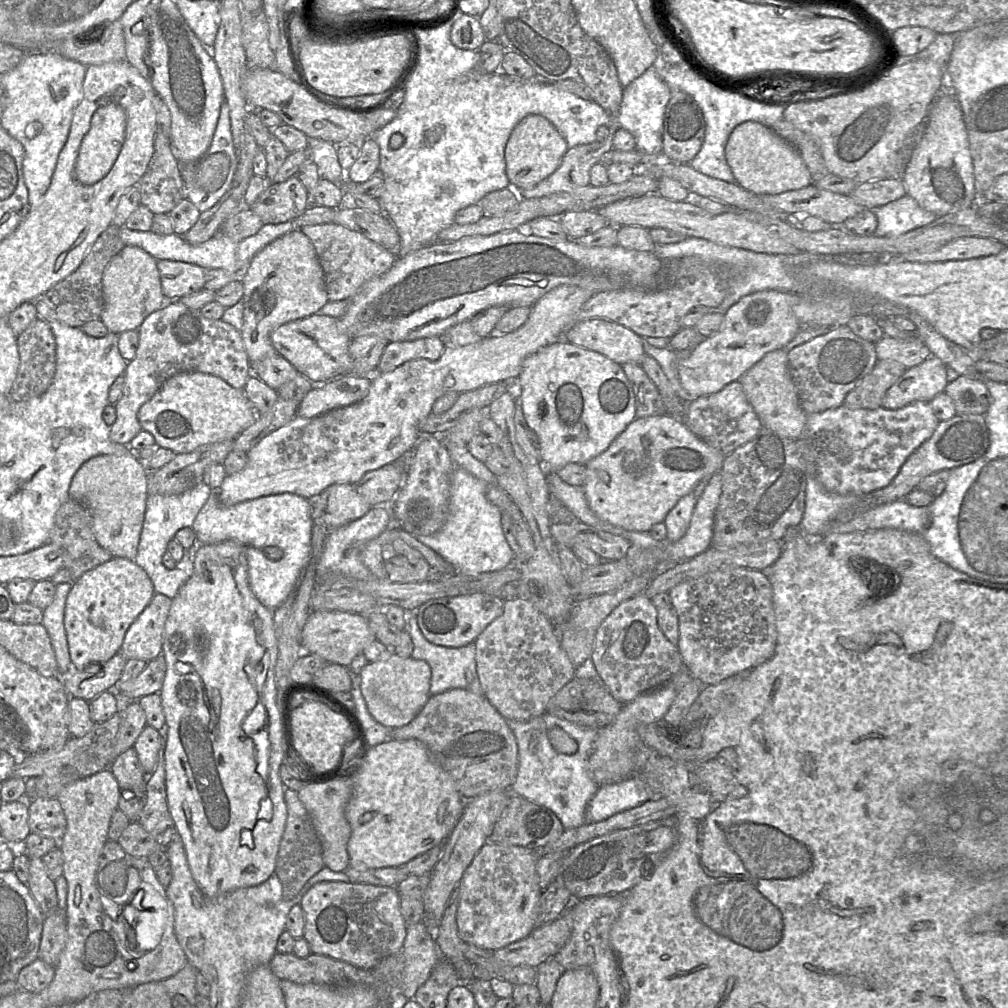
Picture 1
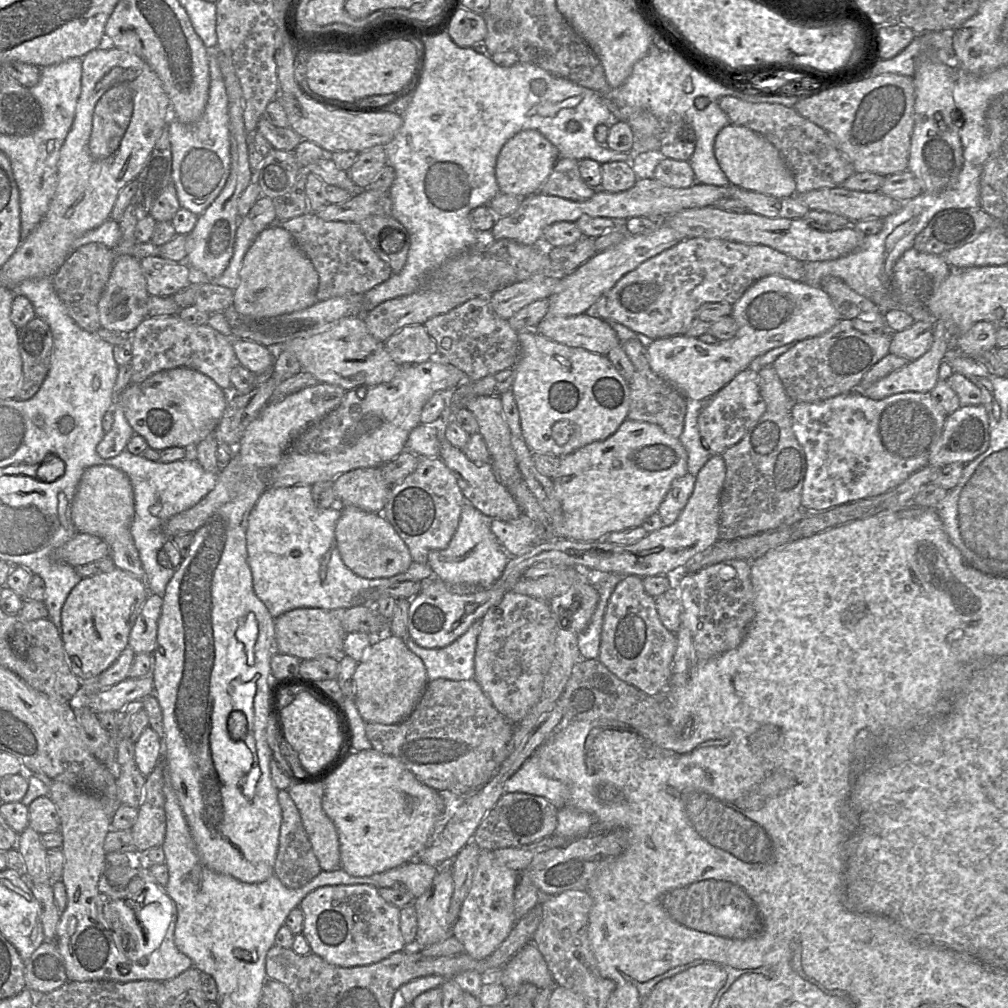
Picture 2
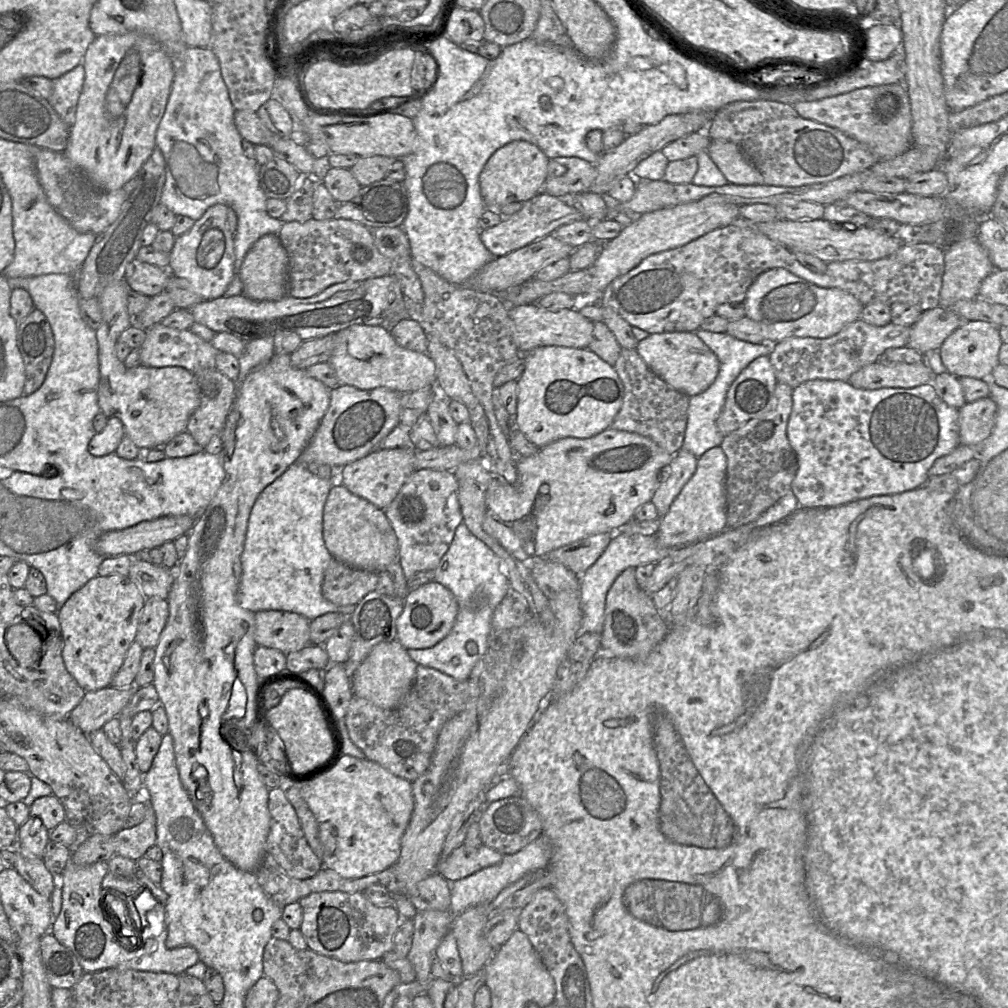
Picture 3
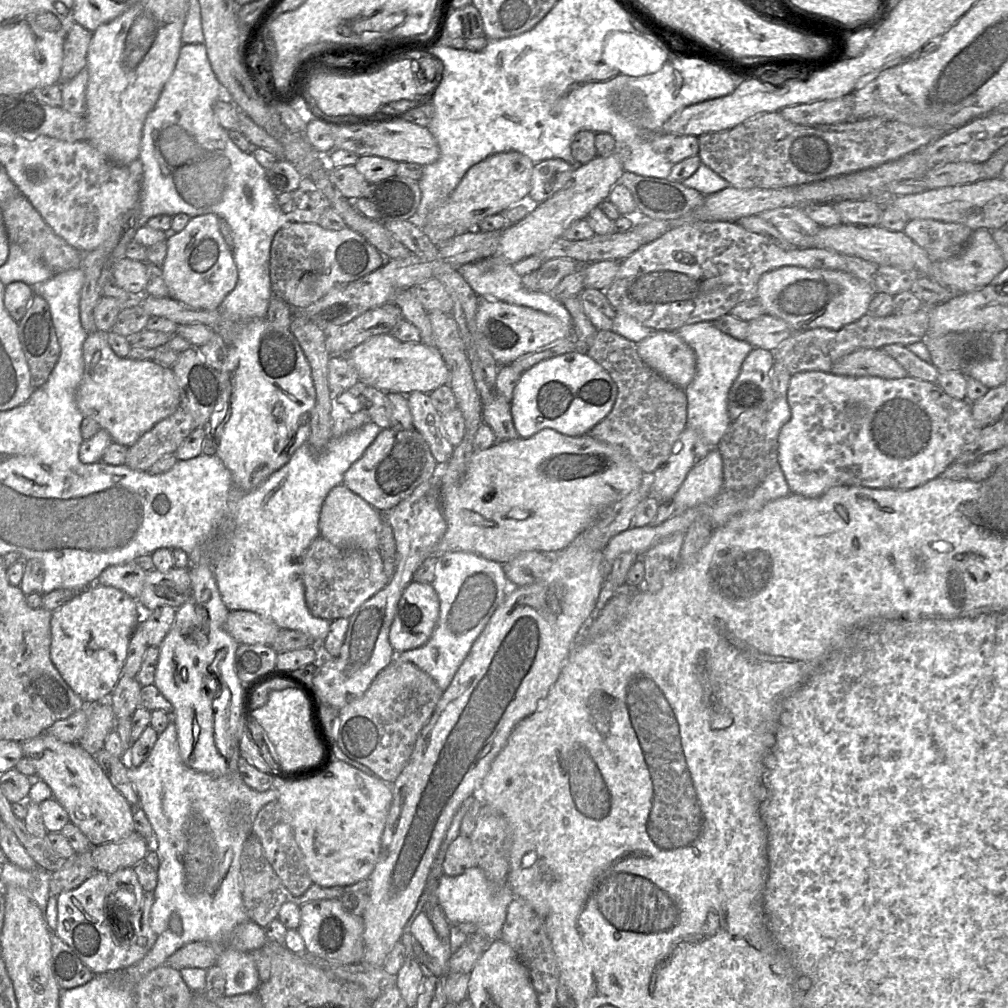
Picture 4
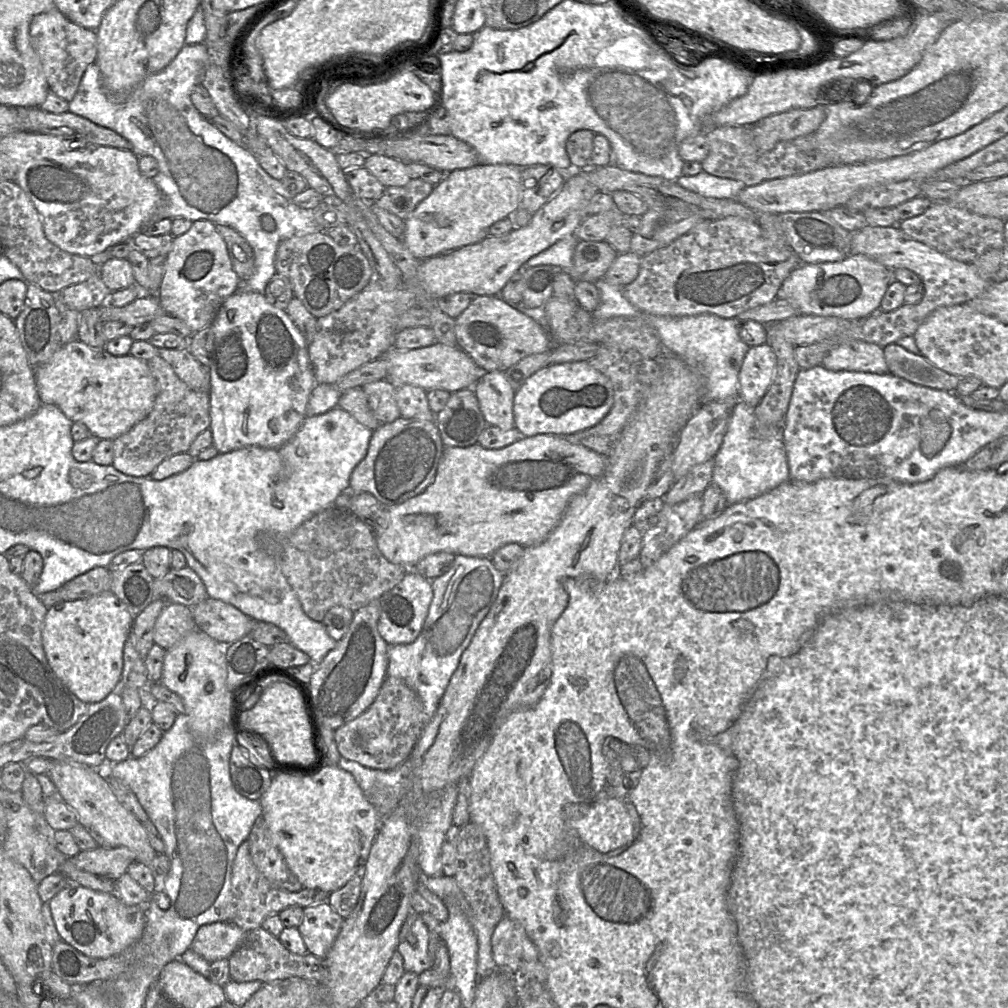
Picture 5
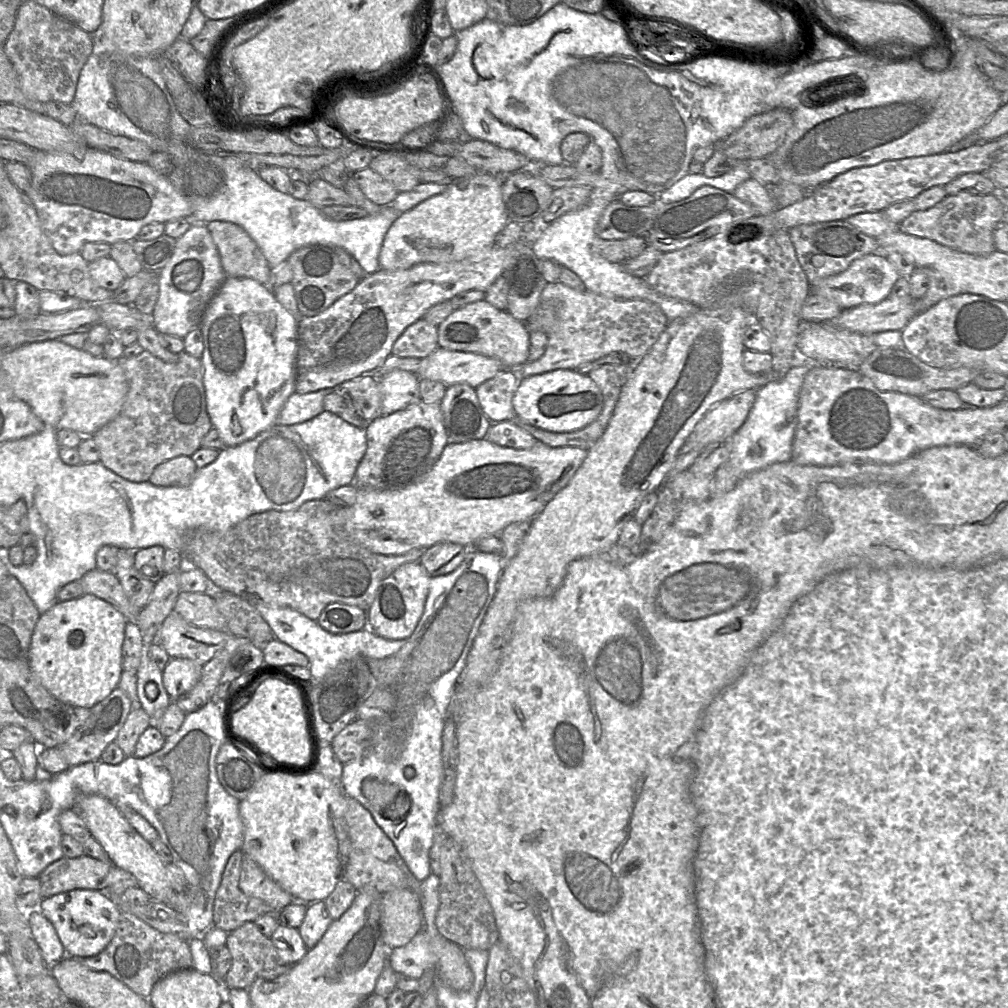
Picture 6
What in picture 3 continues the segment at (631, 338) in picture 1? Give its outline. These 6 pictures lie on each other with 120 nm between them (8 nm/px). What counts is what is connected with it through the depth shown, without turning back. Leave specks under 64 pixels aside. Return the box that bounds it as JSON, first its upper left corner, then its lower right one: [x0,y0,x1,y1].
[508,303,594,353]

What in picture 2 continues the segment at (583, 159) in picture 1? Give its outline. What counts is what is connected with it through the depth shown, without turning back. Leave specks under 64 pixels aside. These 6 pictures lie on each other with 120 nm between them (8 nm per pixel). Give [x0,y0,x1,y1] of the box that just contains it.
[537,157,596,202]

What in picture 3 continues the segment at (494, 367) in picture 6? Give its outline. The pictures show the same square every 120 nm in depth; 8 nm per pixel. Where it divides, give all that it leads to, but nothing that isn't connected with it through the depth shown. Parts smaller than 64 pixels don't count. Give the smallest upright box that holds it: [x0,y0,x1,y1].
[328,324,436,393]

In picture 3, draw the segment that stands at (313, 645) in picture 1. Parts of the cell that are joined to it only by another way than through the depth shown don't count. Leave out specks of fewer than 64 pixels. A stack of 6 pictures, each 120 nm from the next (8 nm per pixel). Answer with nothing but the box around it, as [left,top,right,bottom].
[254,610,311,654]

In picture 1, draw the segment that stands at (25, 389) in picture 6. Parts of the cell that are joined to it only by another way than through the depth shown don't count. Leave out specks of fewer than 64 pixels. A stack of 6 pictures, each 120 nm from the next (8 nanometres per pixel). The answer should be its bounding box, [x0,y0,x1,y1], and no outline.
[100,246,257,454]

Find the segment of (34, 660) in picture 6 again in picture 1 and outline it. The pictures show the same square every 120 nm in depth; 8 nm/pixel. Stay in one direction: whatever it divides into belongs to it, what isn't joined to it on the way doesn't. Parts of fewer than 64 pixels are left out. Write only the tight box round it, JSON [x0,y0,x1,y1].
[64,557,154,671]

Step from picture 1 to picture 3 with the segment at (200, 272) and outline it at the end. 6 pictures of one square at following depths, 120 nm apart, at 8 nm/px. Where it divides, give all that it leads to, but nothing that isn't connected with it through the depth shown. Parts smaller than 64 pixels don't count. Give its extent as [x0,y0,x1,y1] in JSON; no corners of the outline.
[124,259,171,297]

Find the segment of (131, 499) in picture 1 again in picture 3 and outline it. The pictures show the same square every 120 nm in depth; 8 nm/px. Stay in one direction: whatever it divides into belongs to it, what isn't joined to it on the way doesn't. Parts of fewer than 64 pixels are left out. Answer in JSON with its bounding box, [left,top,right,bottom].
[128,556,175,600]

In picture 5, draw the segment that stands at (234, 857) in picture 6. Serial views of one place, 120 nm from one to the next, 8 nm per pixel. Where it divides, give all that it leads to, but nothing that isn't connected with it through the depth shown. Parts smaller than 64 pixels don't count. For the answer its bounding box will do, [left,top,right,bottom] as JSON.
[226,841,329,931]

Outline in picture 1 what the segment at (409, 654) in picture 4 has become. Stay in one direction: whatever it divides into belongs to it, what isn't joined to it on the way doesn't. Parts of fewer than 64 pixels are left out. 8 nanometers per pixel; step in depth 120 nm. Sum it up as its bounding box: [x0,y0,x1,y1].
[406,467,515,696]

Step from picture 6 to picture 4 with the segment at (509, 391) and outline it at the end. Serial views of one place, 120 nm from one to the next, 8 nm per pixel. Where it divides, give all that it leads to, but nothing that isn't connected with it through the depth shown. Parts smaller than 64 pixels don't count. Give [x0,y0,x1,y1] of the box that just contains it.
[482,391,519,441]

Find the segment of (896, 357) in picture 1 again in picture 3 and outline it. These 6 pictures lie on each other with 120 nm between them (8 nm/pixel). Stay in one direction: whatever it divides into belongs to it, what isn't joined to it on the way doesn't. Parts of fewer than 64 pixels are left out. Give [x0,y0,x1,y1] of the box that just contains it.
[908,307,963,354]

